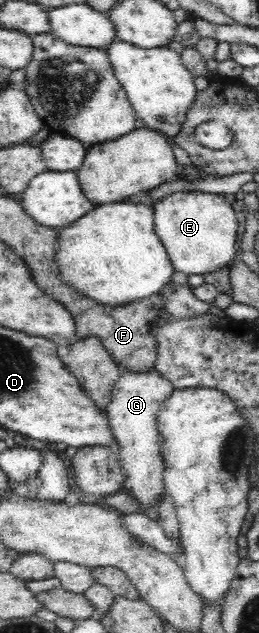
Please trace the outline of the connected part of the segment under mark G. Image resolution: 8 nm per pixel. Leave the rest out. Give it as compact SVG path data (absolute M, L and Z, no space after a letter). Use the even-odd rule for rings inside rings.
M155 368L147 372L125 370L115 382L110 404L104 409L111 433L115 436L116 450L124 470L123 490L147 509L158 507L158 501L165 492L165 468L156 419L161 404L172 391L172 383L155 371Z

